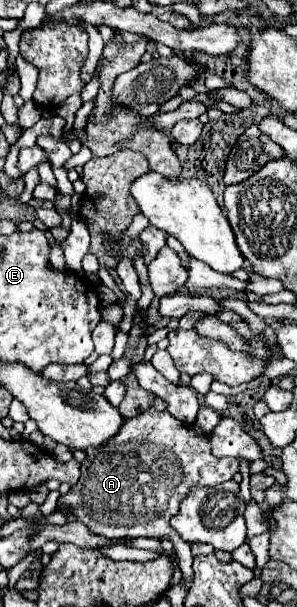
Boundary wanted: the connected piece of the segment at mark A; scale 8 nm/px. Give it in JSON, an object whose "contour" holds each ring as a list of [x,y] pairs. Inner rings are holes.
{"contour":[[[156,408],[124,420],[118,434],[110,438],[106,446],[92,446],[84,452],[86,458],[80,462],[80,480],[68,494],[58,498],[58,506],[64,506],[66,514],[76,516],[90,530],[106,538],[146,536],[172,540],[180,558],[180,570],[190,586],[194,578],[190,546],[168,522],[192,486],[216,486],[230,480],[238,472],[238,460],[212,456],[206,436],[198,436],[190,424],[180,422],[168,410],[158,412]],[[132,456],[138,468],[134,480]]]}

